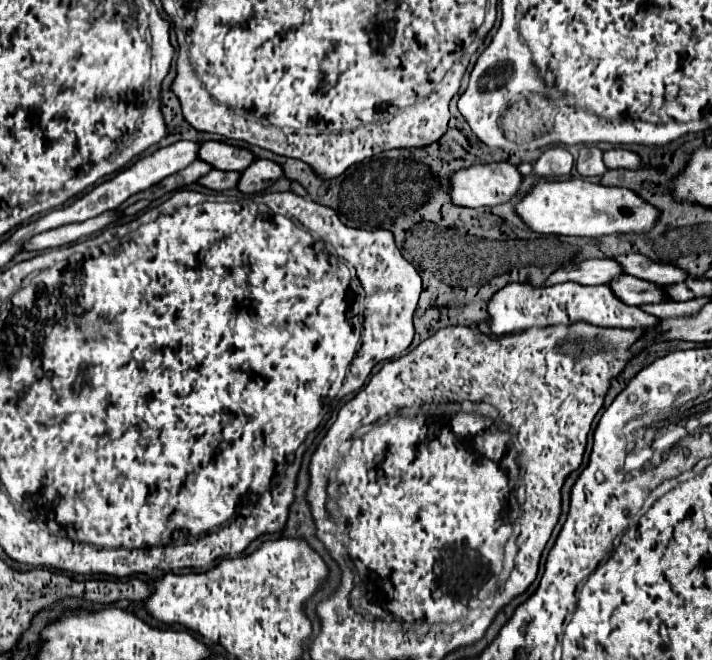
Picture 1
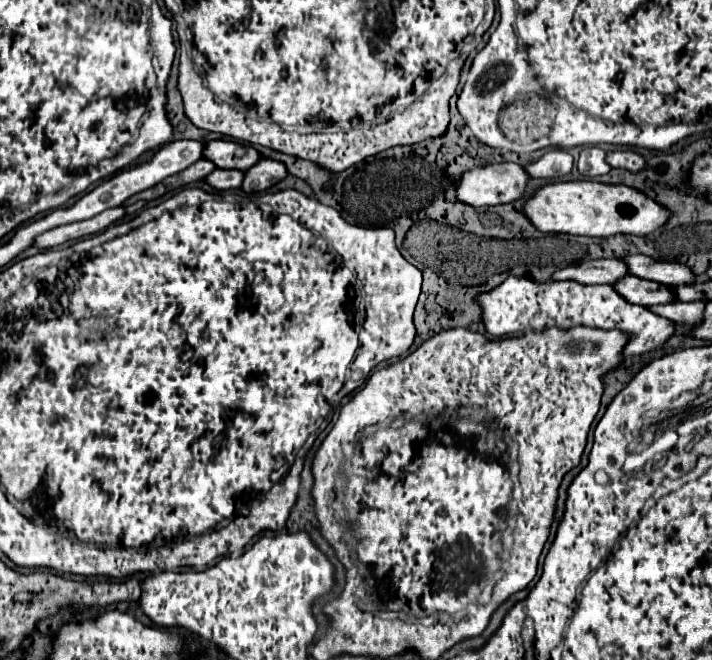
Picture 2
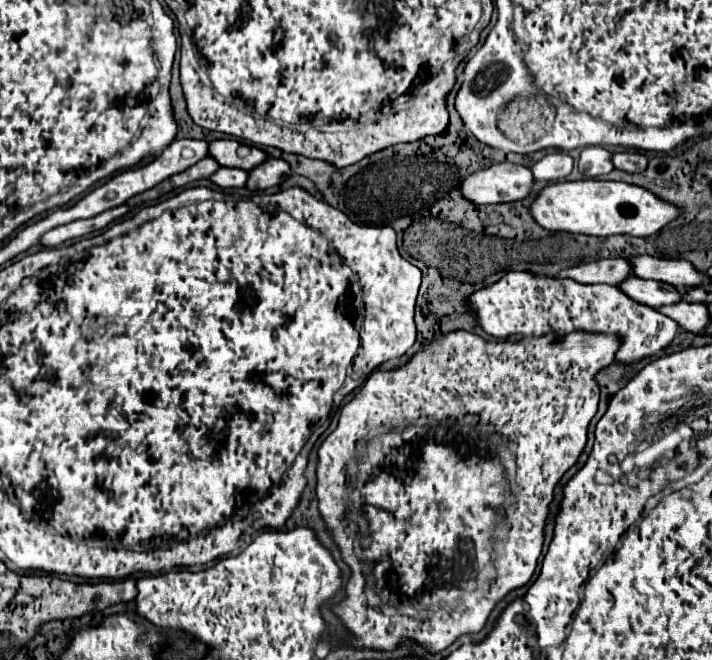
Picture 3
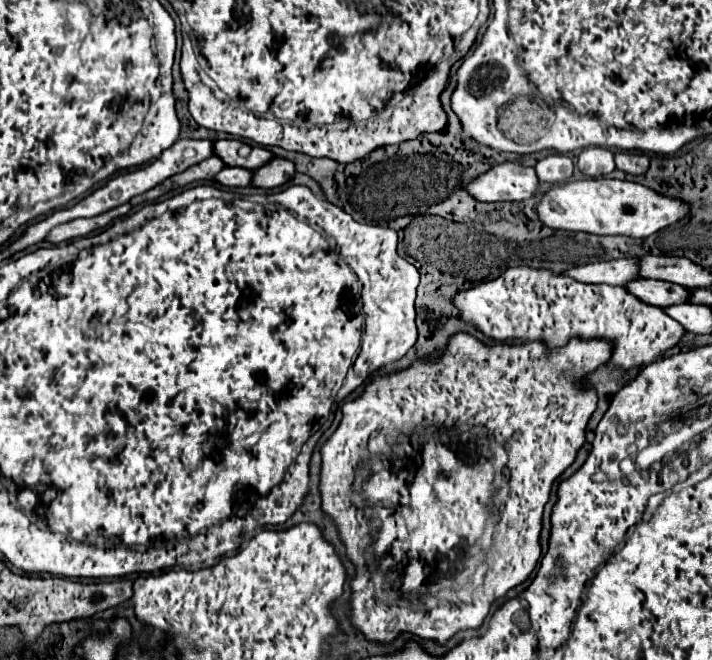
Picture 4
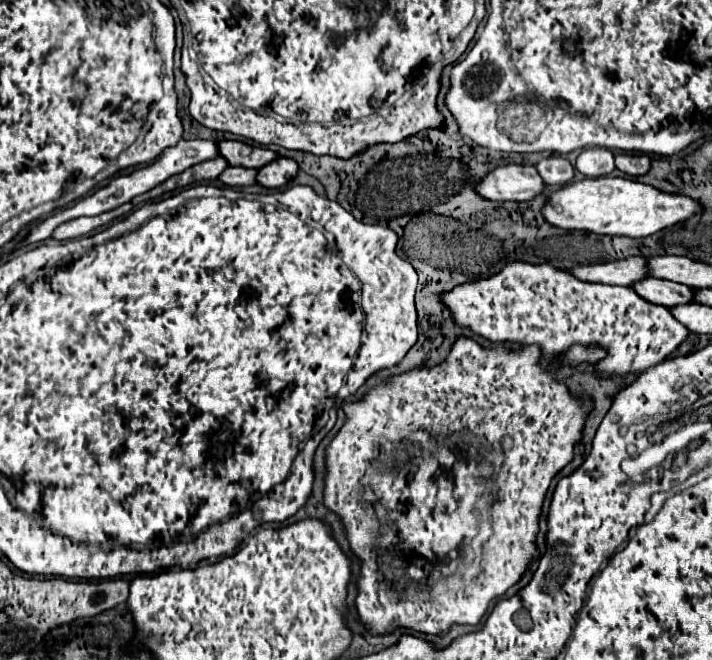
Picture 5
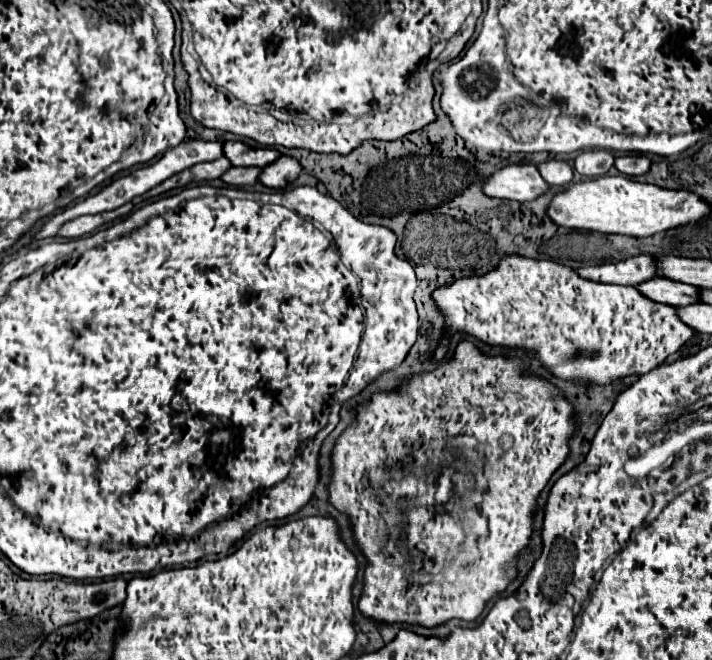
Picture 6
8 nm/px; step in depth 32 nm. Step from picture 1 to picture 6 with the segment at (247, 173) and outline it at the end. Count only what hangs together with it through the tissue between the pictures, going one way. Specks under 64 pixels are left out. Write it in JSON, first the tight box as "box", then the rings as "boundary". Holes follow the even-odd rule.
{"box":[258,156,302,188],"boundary":[[[280,156],[276,162],[262,168],[258,180],[268,188],[286,188],[296,180],[300,170],[302,166],[298,164],[298,160],[290,156]]]}

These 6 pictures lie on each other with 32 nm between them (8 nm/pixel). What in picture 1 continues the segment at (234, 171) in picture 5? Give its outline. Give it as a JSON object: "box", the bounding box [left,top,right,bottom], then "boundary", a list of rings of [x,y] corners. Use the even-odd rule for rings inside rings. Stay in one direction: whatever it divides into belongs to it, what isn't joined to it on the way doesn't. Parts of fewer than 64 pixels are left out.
{"box":[198,170,238,190],"boundary":[[[210,170],[206,176],[202,176],[202,180],[198,180],[200,186],[208,188],[208,190],[230,190],[236,188],[238,184],[238,172],[222,172],[222,170]]]}

